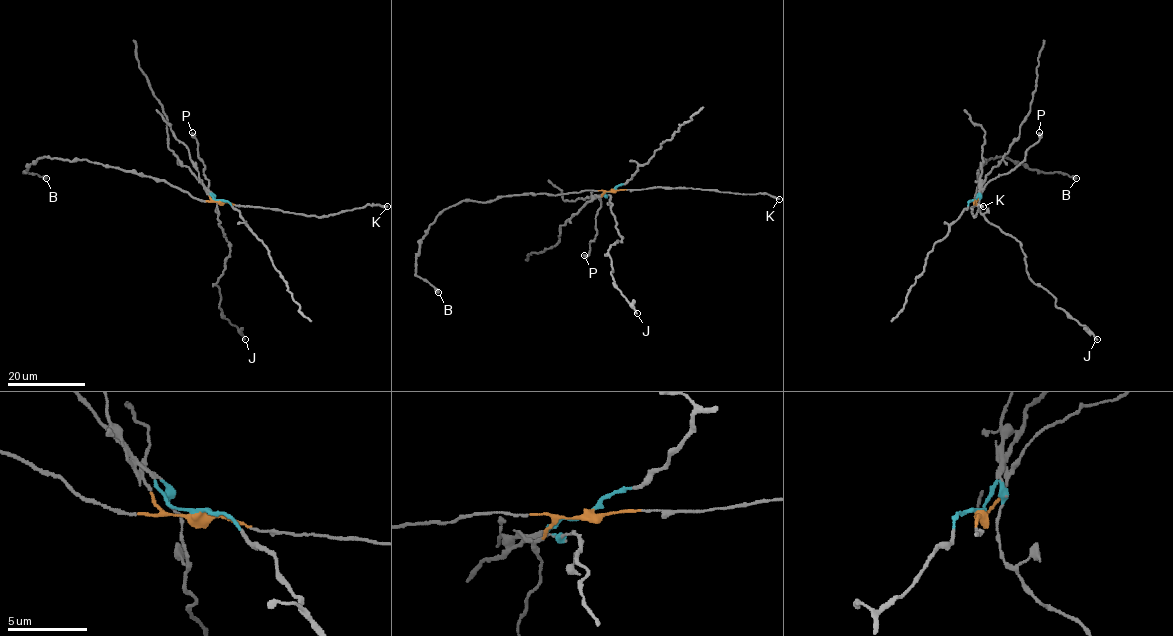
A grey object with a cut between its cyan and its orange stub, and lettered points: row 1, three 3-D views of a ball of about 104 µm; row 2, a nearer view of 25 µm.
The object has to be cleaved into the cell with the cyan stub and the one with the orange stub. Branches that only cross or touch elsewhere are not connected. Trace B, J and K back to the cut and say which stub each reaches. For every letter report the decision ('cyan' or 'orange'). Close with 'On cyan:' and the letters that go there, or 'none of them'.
B: orange
J: cyan
K: orange
On cyan: J

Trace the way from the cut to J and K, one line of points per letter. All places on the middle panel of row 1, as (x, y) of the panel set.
J: (612, 190), (604, 194), (610, 196), (622, 237), (608, 252), (611, 273), (614, 285), (637, 313)
K: (612, 190), (708, 189), (741, 194), (767, 193), (779, 199)

